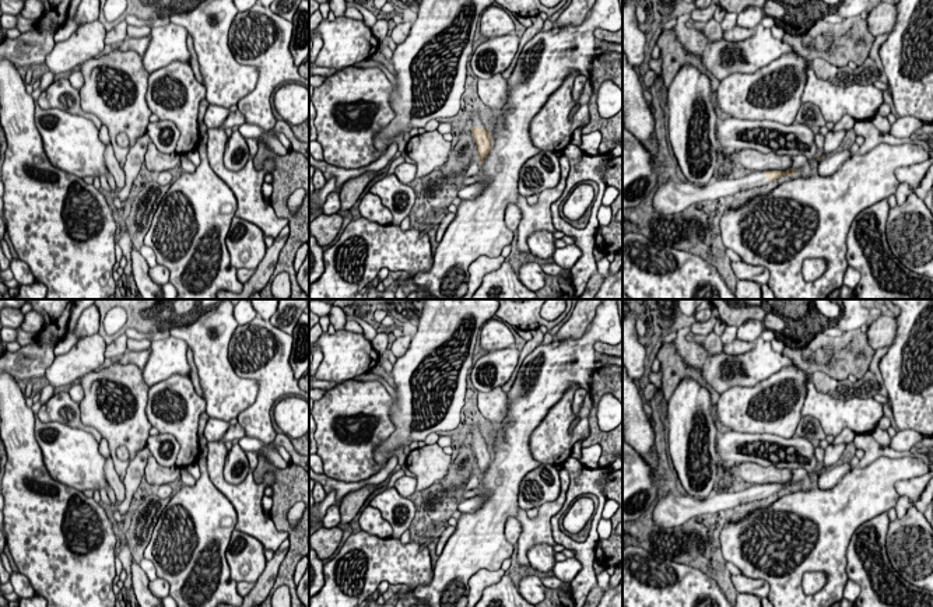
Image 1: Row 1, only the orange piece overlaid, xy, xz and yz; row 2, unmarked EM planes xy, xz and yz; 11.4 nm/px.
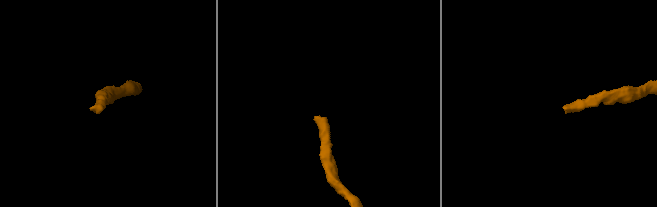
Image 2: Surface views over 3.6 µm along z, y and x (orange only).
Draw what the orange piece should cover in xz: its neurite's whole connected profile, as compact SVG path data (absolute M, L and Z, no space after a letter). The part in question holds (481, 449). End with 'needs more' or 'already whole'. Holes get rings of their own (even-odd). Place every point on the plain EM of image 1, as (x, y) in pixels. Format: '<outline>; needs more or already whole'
M480 422L470 427L470 434L471 434L471 439L473 439L471 448L474 450L476 459L477 459L477 471L478 471L480 477L483 477L491 463L490 443L485 436L484 428Z; needs more

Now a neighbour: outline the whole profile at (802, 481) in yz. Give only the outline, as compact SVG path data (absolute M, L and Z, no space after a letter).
M793 469L792 477L795 483L795 488L800 491L807 491L811 488L811 481L806 470L802 469Z

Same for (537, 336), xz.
M534 329L532 330L532 338L526 341L525 347L519 351L519 364L518 366L522 365L523 359L537 347L541 344L544 334L539 330Z

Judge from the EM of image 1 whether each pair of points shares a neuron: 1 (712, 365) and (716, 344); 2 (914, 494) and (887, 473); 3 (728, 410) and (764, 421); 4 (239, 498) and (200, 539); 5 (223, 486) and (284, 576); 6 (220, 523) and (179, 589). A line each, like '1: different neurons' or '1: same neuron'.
1: different neurons
2: different neurons
3: same neuron
4: different neurons
5: different neurons
6: same neuron

